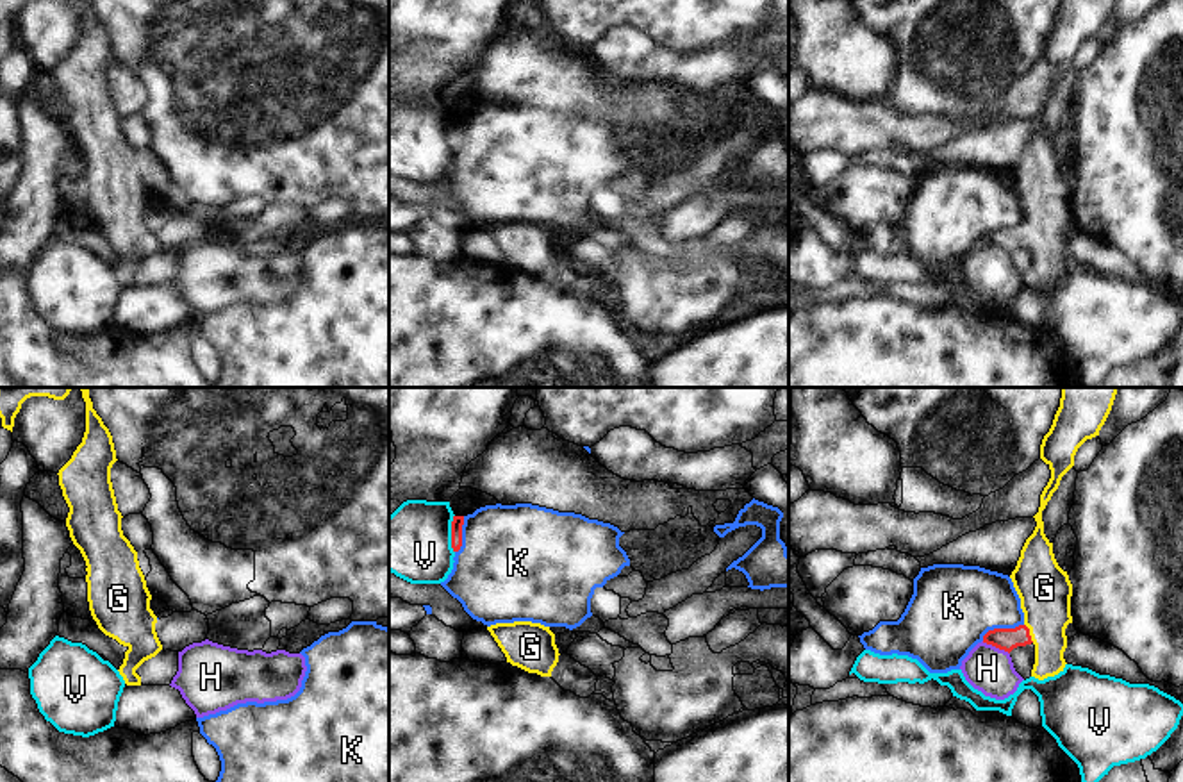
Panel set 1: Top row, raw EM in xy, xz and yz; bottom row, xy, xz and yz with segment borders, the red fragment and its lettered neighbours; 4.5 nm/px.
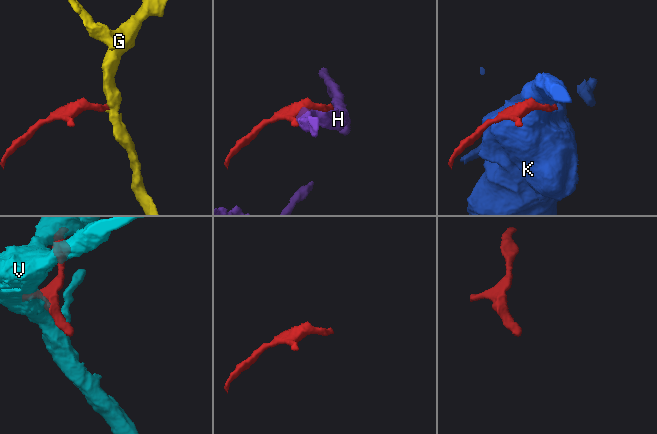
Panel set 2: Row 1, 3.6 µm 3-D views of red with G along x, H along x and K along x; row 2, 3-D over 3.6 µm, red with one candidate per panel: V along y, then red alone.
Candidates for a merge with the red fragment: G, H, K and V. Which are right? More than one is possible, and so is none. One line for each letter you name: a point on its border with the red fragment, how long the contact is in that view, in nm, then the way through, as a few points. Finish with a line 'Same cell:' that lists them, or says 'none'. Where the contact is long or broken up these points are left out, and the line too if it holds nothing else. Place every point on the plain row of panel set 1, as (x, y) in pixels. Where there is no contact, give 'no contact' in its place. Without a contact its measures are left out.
G: contact yz (1028, 232); length 100 nm; way yz (1007, 240), (1028, 232), (1044, 216), (1044, 188)
Same cell: G

